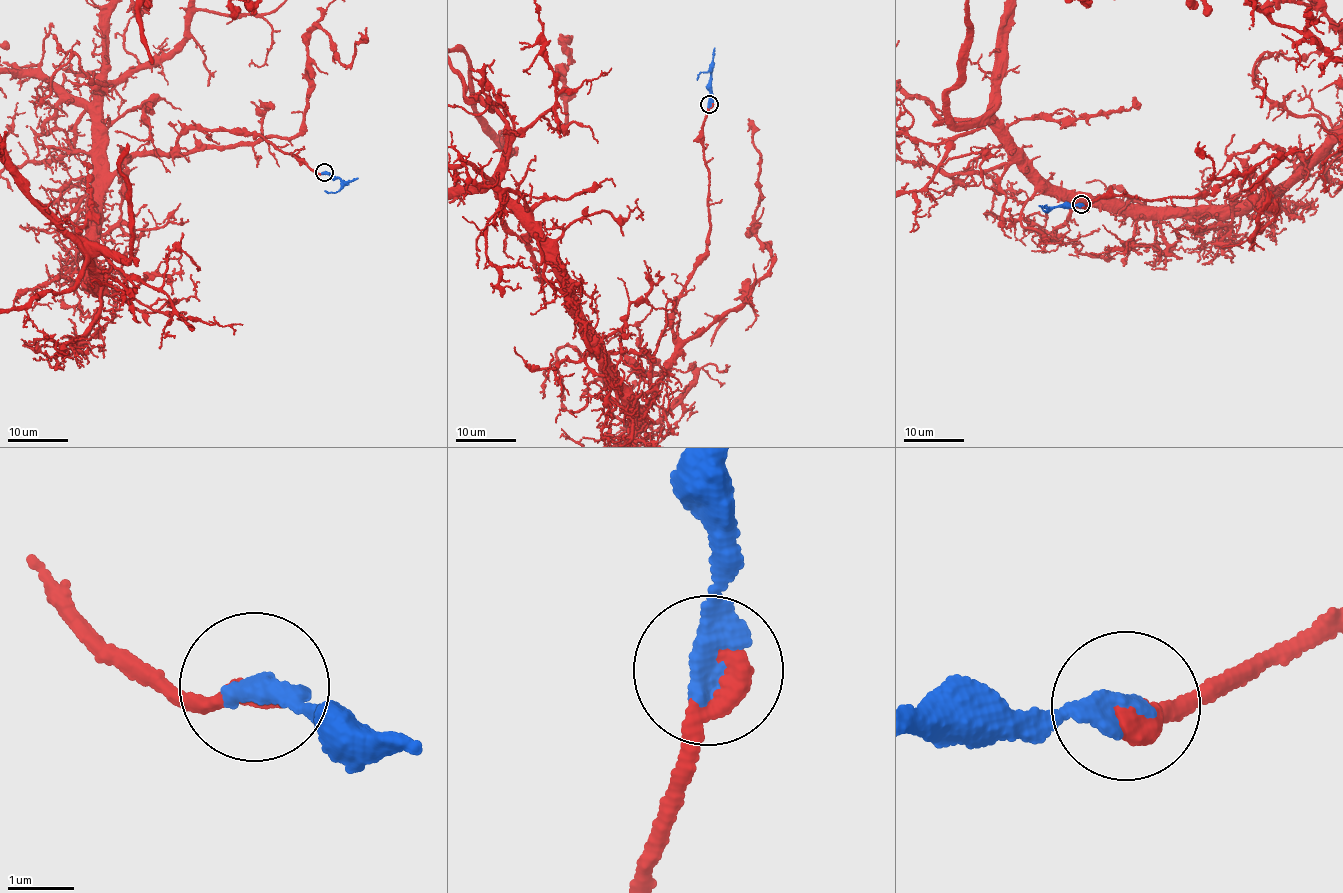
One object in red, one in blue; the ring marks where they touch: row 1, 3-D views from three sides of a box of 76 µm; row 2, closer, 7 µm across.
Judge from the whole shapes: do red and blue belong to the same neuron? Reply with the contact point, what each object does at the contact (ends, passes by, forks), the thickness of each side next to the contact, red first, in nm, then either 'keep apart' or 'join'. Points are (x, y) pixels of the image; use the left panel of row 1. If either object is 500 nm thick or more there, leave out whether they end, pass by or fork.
(324, 172) | red ends | blue ends | 340/440 nm | join

